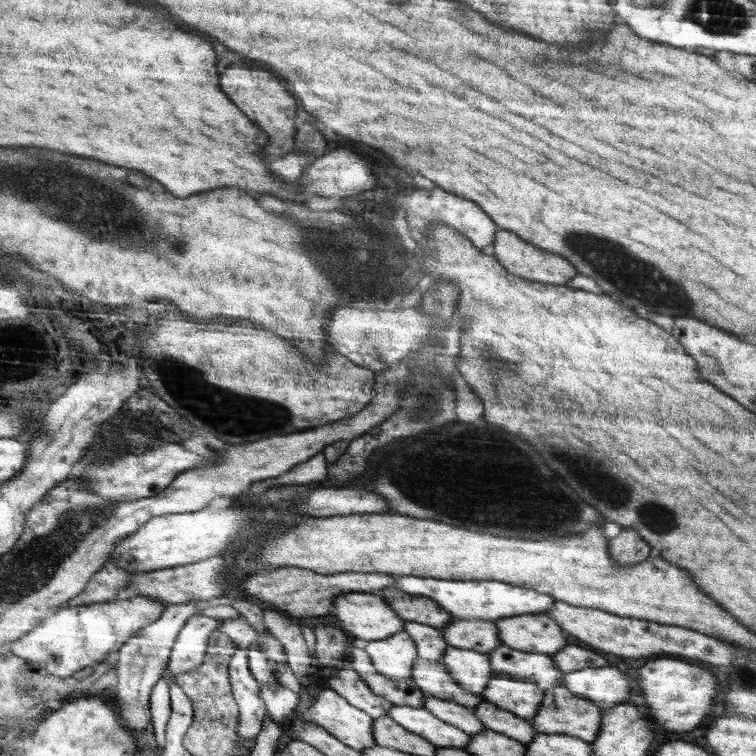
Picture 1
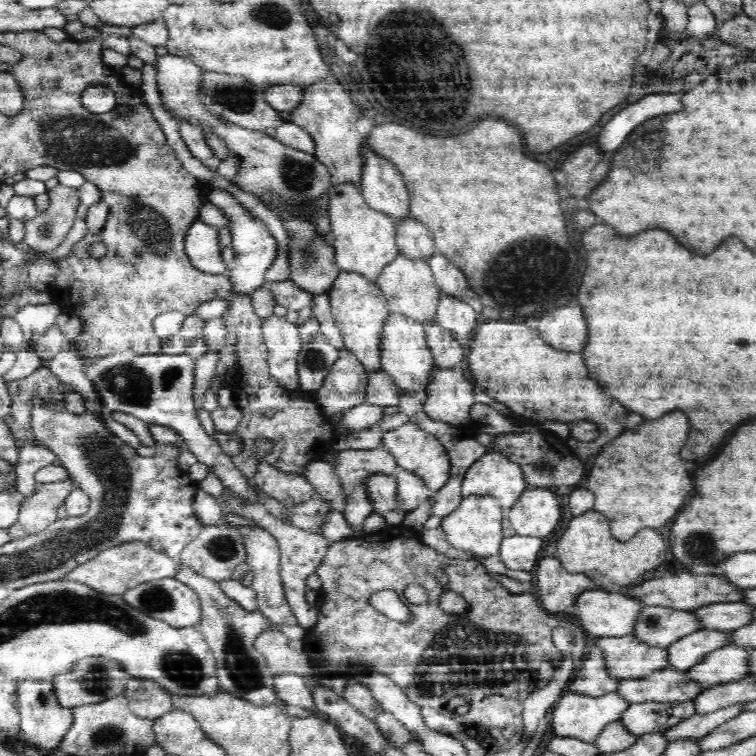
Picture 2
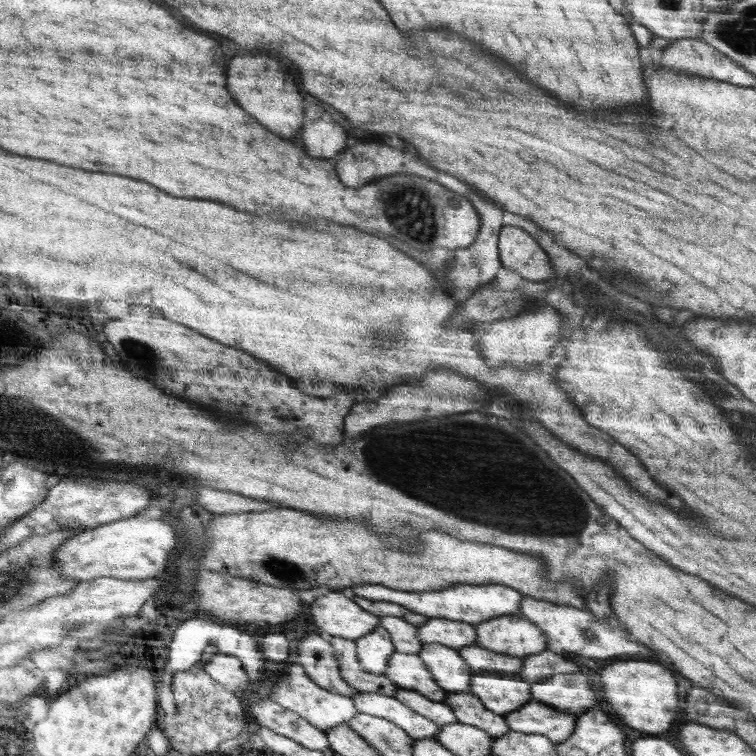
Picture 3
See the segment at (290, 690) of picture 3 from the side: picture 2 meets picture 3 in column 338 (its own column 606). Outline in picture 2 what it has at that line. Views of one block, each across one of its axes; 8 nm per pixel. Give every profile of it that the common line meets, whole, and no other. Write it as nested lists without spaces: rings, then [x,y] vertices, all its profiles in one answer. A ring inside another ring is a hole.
[[[618,691],[608,692],[604,696],[584,696],[583,694],[566,693],[560,697],[552,711],[552,734],[554,736],[574,736],[578,739],[584,739],[594,742],[600,732],[610,722],[615,722],[622,718],[624,712],[630,706],[626,697]]]

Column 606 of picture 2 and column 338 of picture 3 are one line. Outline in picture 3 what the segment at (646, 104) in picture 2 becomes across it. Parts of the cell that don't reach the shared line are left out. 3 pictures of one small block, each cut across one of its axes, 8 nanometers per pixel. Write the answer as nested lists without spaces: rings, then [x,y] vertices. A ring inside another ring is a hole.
[[[316,120],[304,126],[302,140],[312,158],[330,158],[346,148],[346,132],[334,120]]]

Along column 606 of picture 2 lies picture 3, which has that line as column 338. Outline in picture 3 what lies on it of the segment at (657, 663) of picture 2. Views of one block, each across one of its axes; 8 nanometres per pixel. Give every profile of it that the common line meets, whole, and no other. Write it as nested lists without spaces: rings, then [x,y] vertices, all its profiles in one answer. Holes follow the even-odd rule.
[[[329,637],[334,646],[336,661],[342,680],[360,693],[380,693],[384,696],[393,696],[398,692],[398,686],[386,674],[374,674],[363,669],[359,662],[358,646],[356,641],[342,637]]]

